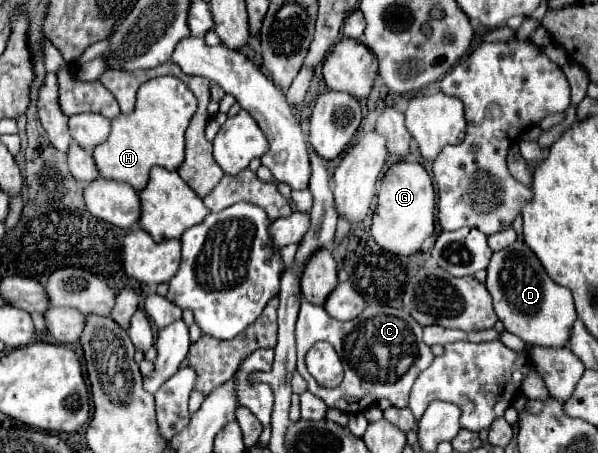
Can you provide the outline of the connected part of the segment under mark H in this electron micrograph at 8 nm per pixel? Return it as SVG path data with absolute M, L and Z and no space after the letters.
M160 76L144 82L136 94L136 108L130 114L114 116L106 142L94 148L94 162L100 176L128 182L134 190L142 190L148 182L152 166L176 170L184 160L184 130L196 112L194 94L174 76Z

